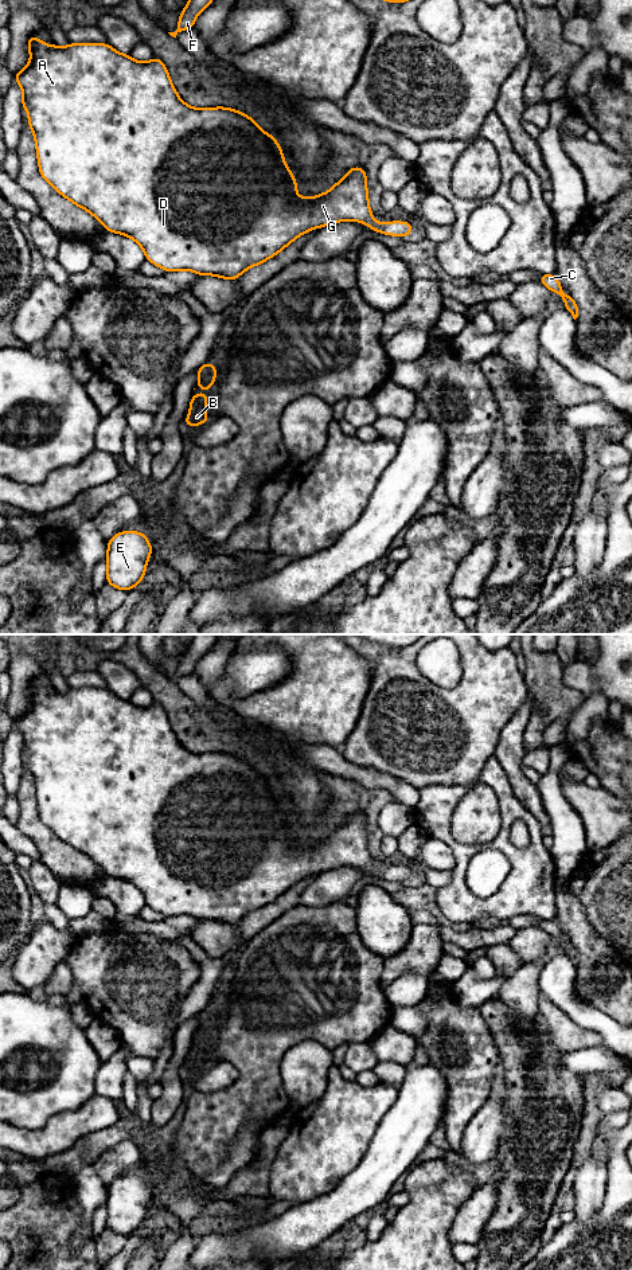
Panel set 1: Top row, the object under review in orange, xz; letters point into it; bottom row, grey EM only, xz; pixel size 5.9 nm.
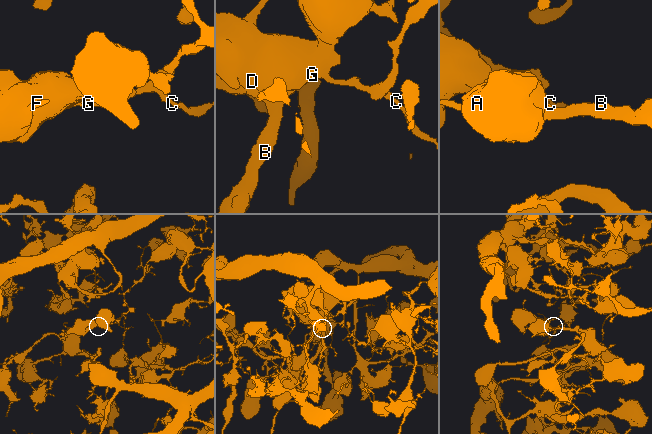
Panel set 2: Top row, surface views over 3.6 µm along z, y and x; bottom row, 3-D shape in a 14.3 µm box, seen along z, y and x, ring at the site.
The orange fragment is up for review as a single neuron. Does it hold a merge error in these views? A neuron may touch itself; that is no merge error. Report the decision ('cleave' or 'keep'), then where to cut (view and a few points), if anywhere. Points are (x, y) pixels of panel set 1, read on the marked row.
keep; cut none

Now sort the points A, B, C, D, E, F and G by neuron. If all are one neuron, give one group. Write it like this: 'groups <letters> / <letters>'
groups A B C D E F G

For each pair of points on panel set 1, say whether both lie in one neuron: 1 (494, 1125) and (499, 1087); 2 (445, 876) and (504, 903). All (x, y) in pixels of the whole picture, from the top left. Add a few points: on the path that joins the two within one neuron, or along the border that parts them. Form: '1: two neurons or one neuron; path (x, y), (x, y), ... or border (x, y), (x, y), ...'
1: one neuron; path (494, 1116), (496, 1097)
2: two neurons; border (455, 871), (451, 880), (439, 888)

